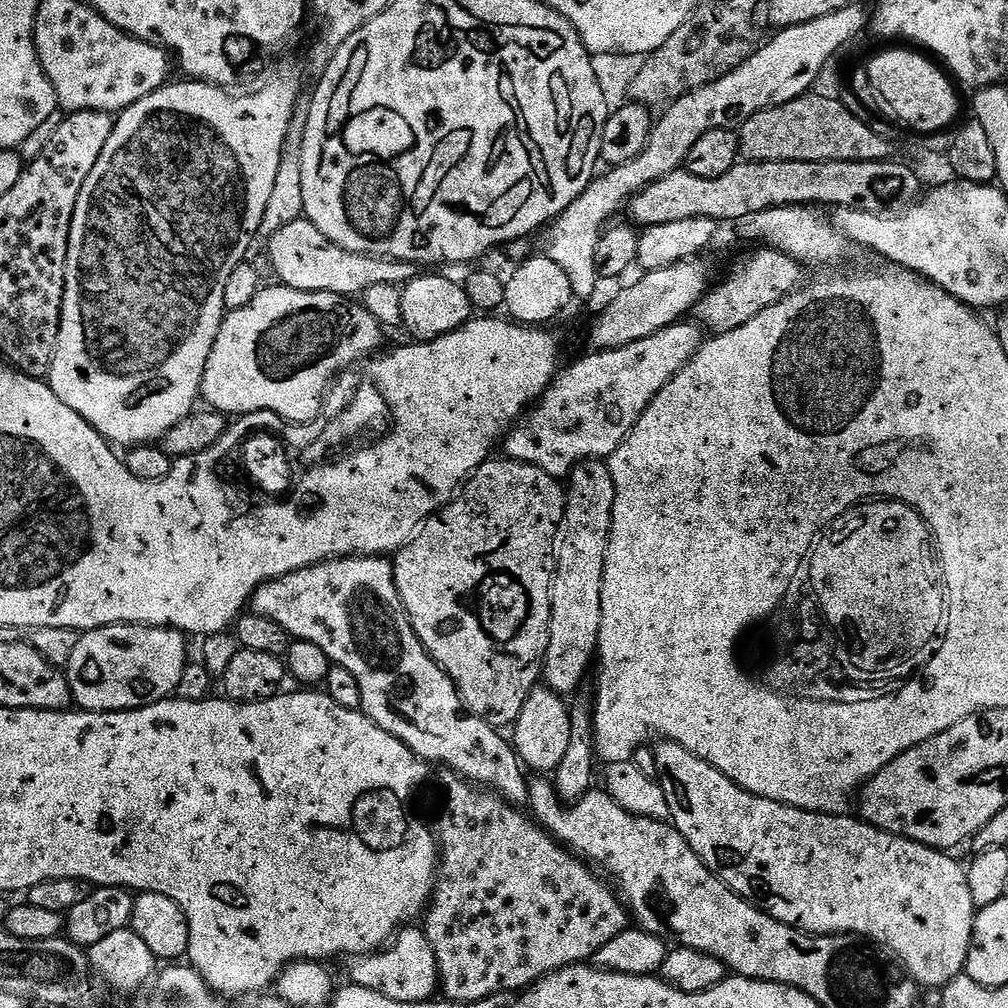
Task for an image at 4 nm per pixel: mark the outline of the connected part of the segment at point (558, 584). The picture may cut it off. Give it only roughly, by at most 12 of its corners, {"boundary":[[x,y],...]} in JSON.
{"boundary":[[603,459],[566,480],[542,680],[565,698],[593,665],[612,529]]}

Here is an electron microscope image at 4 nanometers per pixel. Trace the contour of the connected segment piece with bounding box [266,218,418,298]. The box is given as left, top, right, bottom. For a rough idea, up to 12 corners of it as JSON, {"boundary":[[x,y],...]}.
{"boundary":[[299,218],[269,235],[281,285],[360,298],[415,264],[351,252]]}

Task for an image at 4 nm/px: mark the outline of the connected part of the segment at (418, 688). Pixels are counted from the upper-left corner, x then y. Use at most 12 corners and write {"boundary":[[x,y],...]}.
{"boundary":[[391,559],[256,587],[421,761],[517,806],[513,747],[422,646]]}

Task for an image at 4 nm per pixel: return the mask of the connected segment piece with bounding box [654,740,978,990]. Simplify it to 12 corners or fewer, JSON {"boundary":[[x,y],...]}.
{"boundary":[[655,745],[670,823],[791,928],[965,971],[955,855]]}

